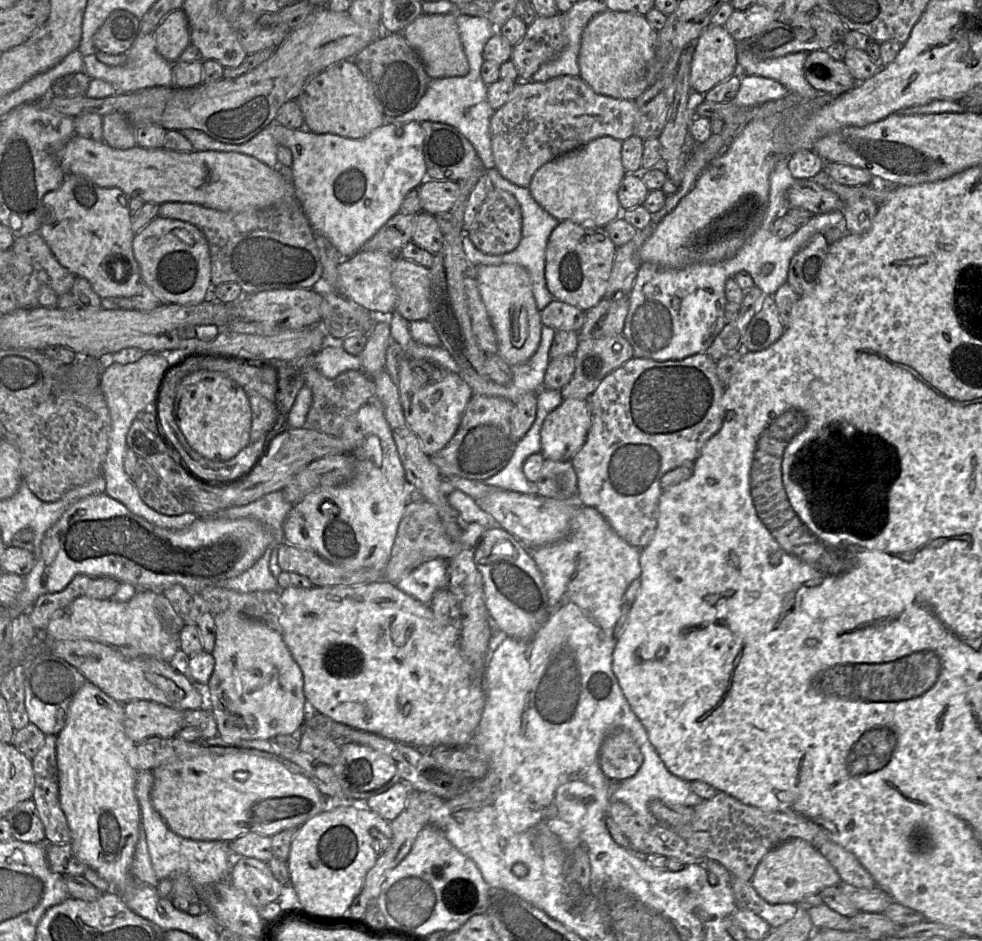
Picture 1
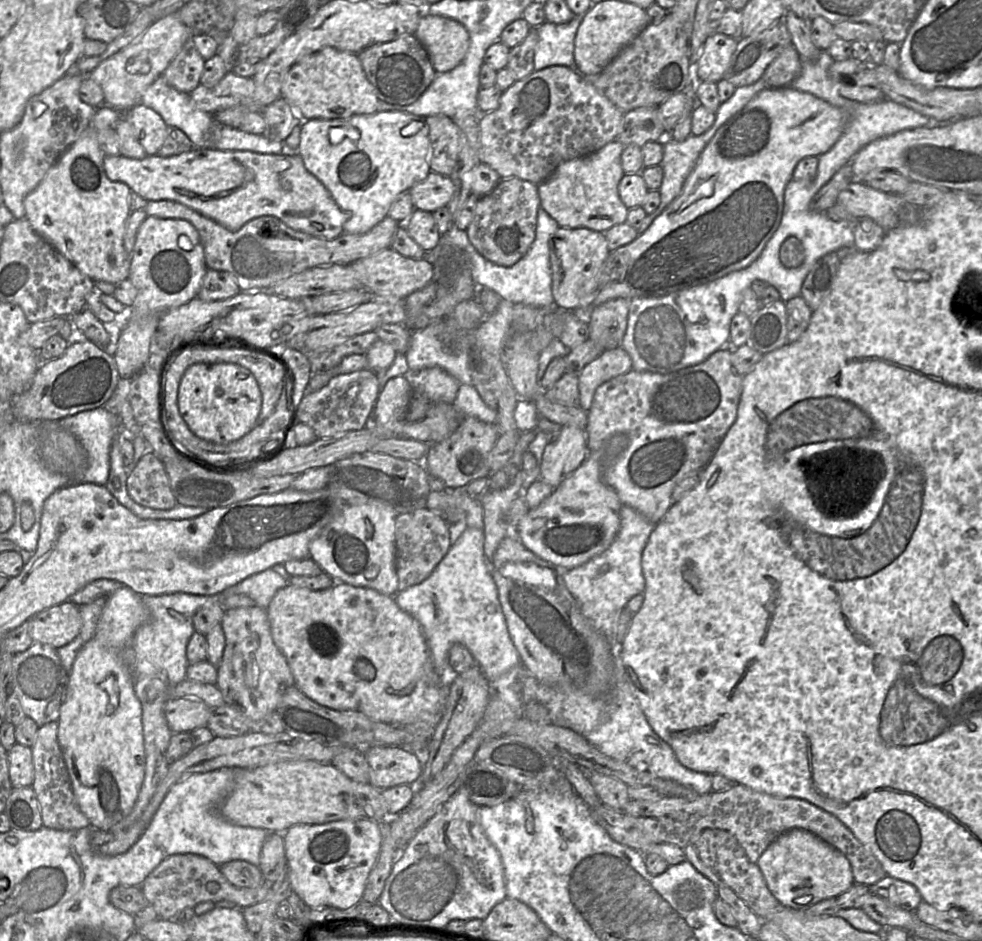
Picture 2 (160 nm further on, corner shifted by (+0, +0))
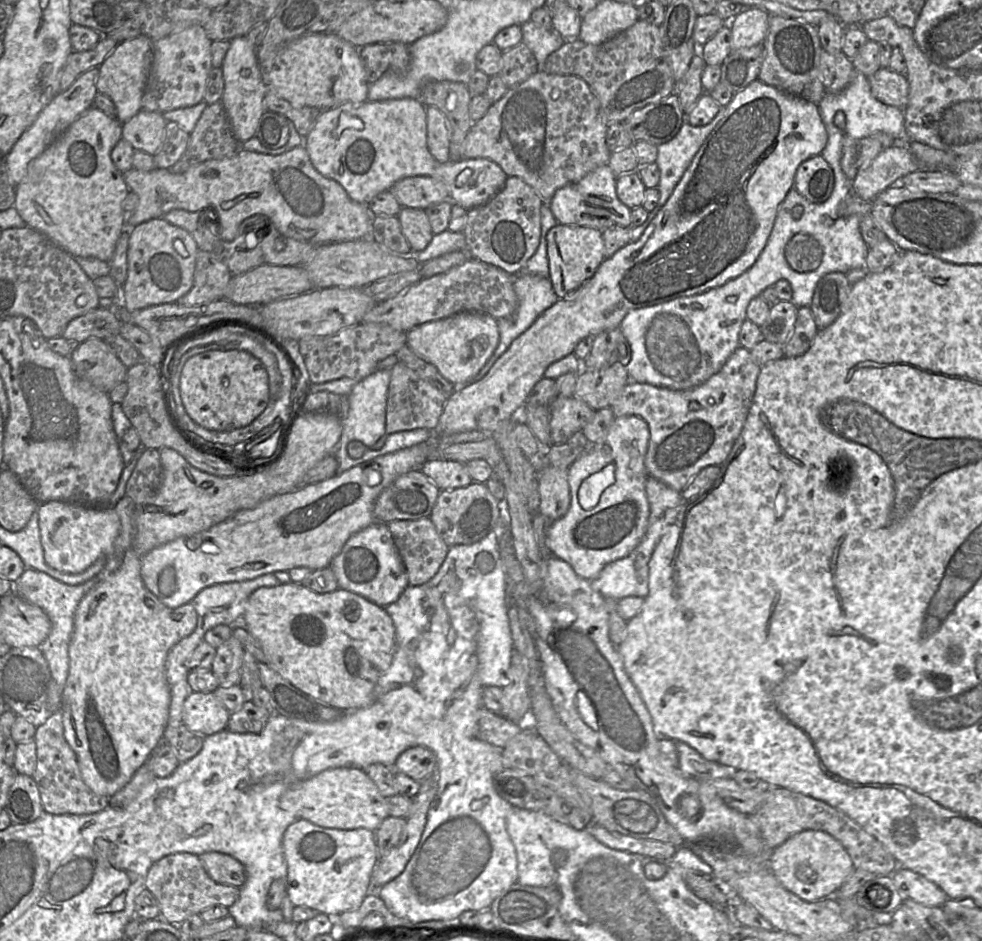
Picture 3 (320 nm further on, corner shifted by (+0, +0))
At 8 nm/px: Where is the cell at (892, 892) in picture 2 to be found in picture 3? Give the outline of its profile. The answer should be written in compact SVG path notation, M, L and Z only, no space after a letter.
M897 869L891 875L902 896L929 907L942 906L949 898L934 882L910 869Z

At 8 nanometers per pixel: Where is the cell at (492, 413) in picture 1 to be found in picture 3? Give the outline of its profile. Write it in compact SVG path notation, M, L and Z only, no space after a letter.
M427 460L420 469L440 490L470 485L473 480L465 463L453 460Z

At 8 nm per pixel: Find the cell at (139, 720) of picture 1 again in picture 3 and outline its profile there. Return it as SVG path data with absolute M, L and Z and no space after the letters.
M191 692L183 704L182 724L202 736L210 736L227 728L230 715L213 692Z

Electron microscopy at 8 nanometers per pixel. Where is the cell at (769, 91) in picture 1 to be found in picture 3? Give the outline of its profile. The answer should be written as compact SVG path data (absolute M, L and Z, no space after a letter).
M721 107L720 111L716 114L712 121L704 126L692 126L686 120L673 139L657 146L658 156L655 163L657 164L660 171L660 182L658 185L658 190L660 192L659 204L652 212L649 213L647 220L642 225L640 225L639 227L631 227L631 242L637 241L643 235L646 228L656 218L659 211L666 204L666 202L674 192L676 186L682 179L685 171L690 166L701 145L719 123L719 121L723 118L724 110L725 107Z

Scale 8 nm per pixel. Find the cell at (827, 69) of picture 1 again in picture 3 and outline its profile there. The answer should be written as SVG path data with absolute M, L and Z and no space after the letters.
M881 67L868 76L872 95L880 102L904 109L909 95L909 84L905 74Z

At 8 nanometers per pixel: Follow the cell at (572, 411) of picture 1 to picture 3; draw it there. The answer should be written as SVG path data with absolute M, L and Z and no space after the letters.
M548 467L538 472L539 512L551 522L563 517L571 502L568 468Z

